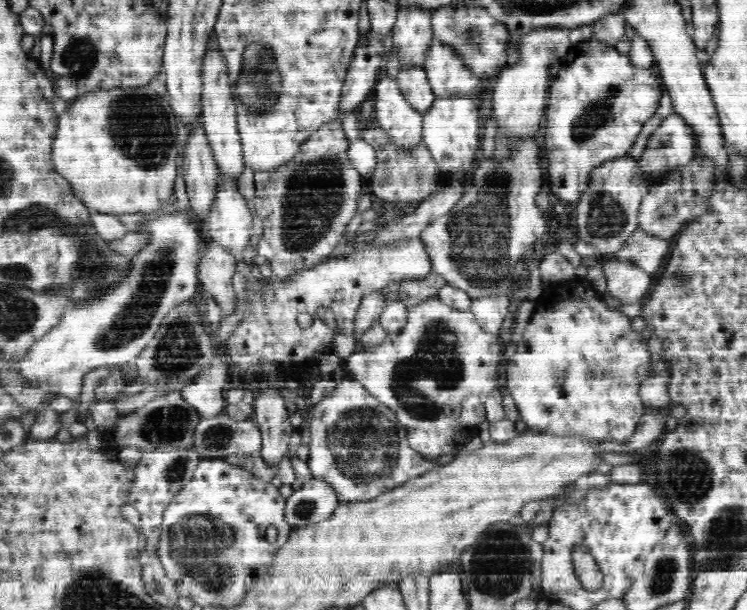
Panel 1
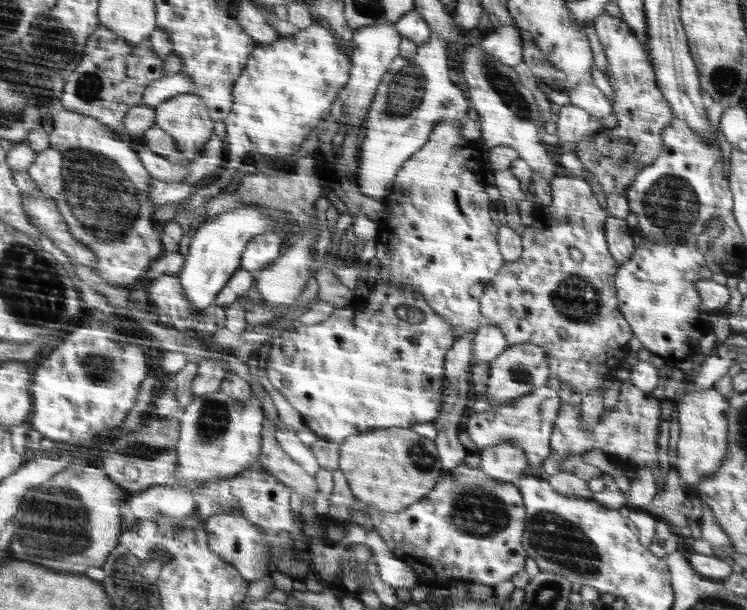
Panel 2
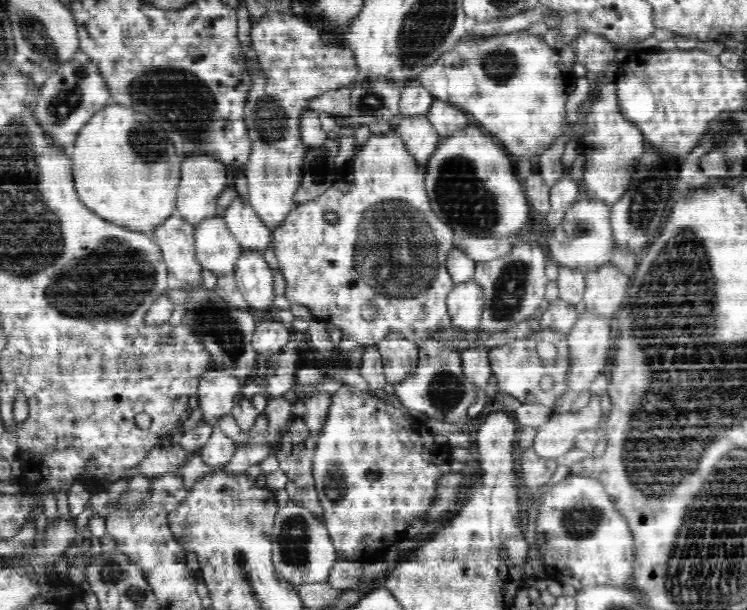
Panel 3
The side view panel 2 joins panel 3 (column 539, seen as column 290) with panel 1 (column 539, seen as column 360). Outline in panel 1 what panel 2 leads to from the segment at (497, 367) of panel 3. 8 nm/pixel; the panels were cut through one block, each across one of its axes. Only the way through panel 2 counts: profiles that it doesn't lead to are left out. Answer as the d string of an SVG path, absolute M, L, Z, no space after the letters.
M572 278L559 283L552 283L548 288L544 288L543 285L542 298L544 298L546 306L544 304L538 306L538 302L536 302L536 312L534 312L530 324L524 330L524 336L522 336L522 340L518 344L516 354L510 358L510 364L508 364L508 380L505 385L508 386L507 389L515 400L521 420L526 423L528 430L537 433L561 437L578 436L578 438L597 441L626 442L628 436L632 436L632 432L636 430L636 426L638 426L638 422L640 422L640 418L644 414L644 404L640 400L638 390L640 390L642 382L650 376L652 354L648 349L647 341L644 340L644 337L642 338L639 332L632 329L632 319L630 317L624 315L618 308L612 308L605 304L598 292L590 288L586 282L580 283L580 281Z

